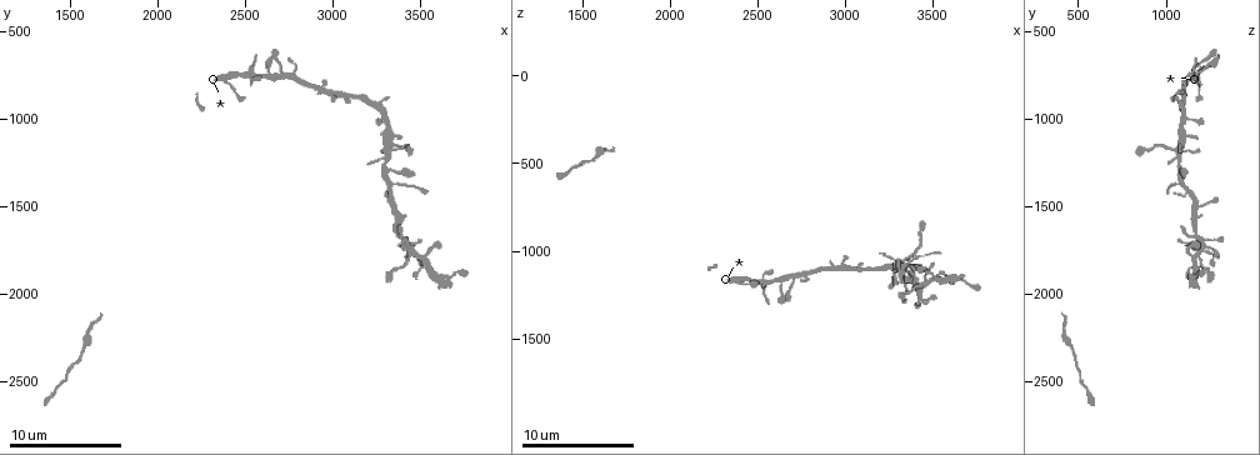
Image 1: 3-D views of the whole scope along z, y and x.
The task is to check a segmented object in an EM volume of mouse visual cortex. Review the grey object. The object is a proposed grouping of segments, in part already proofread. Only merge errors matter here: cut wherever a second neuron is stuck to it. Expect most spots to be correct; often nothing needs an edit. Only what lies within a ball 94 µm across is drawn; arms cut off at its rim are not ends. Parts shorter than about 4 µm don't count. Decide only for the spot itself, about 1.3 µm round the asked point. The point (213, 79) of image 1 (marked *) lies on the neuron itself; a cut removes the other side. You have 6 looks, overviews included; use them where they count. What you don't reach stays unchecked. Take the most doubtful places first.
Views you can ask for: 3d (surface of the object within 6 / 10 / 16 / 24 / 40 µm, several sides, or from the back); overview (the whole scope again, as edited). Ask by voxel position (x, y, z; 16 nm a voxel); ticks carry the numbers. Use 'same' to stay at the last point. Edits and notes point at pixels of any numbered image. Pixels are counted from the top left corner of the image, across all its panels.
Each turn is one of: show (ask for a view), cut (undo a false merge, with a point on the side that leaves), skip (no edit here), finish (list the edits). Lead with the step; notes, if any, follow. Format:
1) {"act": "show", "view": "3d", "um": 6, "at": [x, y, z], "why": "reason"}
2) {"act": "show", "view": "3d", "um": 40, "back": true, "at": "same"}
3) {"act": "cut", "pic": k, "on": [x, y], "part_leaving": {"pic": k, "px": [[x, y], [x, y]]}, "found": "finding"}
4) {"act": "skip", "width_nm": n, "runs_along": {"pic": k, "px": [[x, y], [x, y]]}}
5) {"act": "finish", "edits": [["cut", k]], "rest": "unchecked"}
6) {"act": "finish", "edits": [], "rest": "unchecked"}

{"act": "show", "view": "3d", "um": 6, "at": [3320, 1180, 1060]}

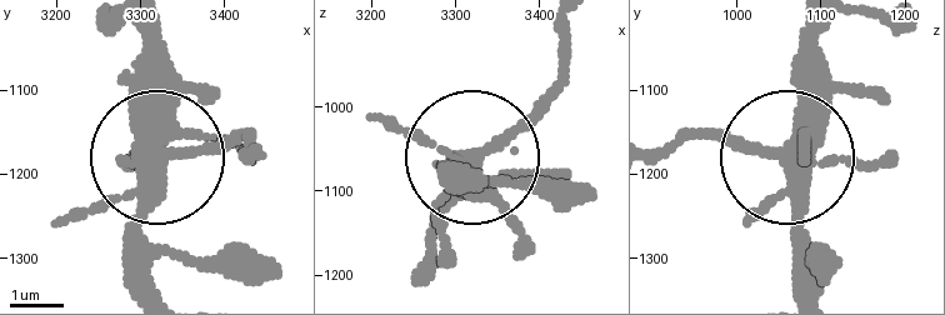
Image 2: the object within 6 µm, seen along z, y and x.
{"act": "show", "view": "3d", "um": 6, "back": true, "at": [3325, 1185, 1060]}

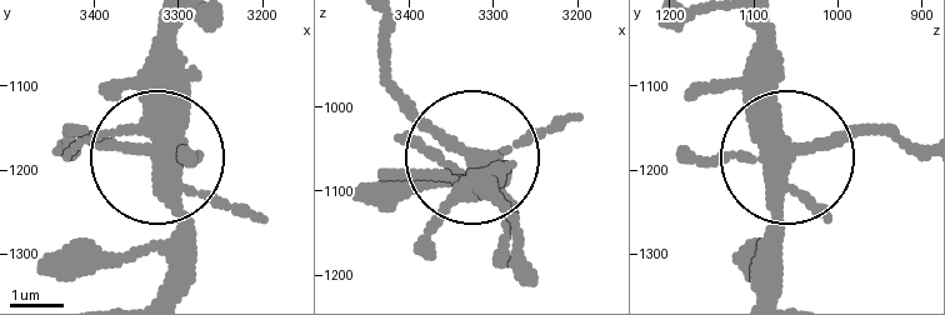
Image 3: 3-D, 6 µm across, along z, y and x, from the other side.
{"act": "skip", "runs_along": {"pic": 3, "px": [[498, 188], [381, 71]]}, "found": "all the same neuron"}

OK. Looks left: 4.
{"act": "show", "view": "3d", "um": 10, "at": [3360, 1640, 1180], "why": "three-way junction"}

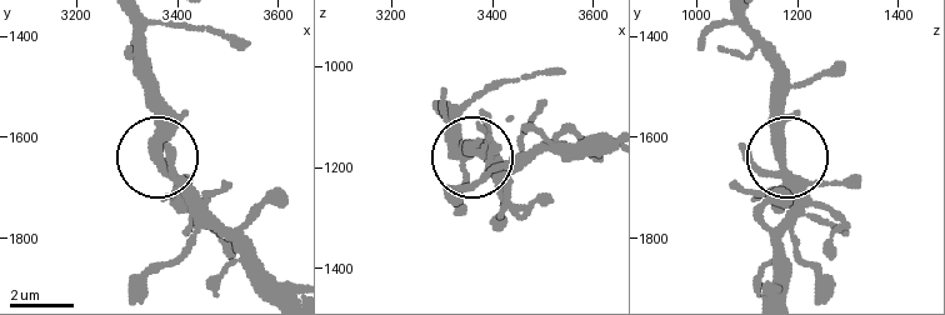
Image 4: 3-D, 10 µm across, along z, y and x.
{"act": "skip", "arms": 3, "found": "all the same neuron"}

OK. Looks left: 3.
{"act": "show", "view": "3d", "um": 10, "at": [3600, 1920, 1140], "why": "sudden change in width"}

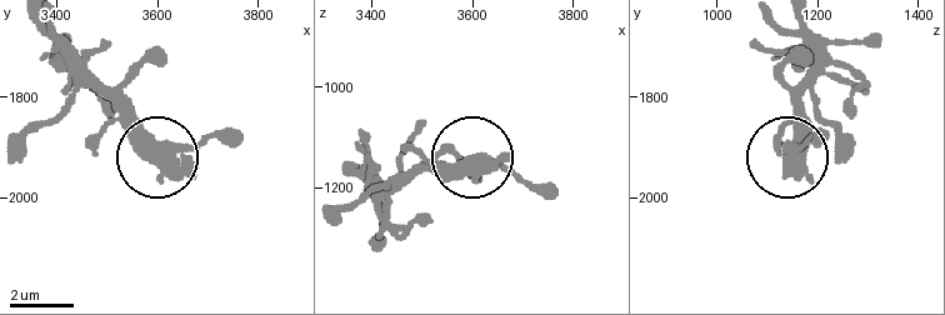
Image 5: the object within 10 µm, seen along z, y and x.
{"act": "skip", "runs_along": {"pic": 5, "px": [[350, 168], [399, 183], [428, 168], [488, 159], [558, 189]]}, "found": "continuous, no second neuron"}

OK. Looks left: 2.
{"act": "finish", "edits": [], "rest": "unchecked"}

